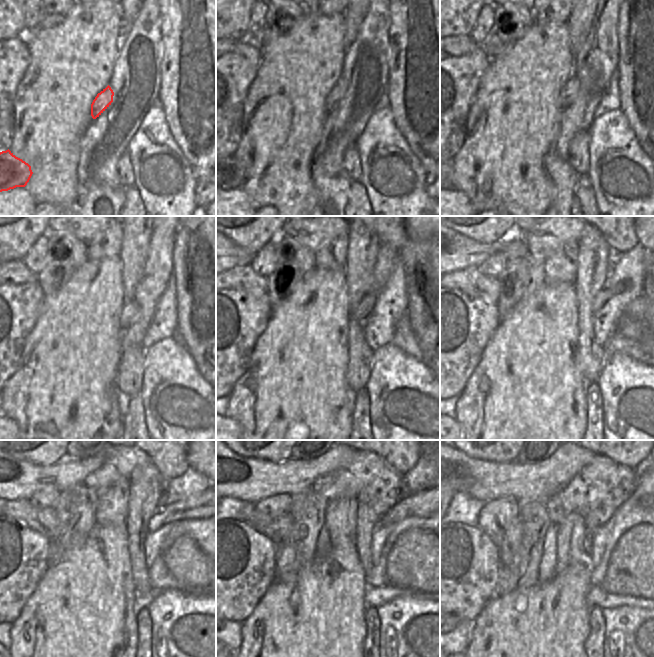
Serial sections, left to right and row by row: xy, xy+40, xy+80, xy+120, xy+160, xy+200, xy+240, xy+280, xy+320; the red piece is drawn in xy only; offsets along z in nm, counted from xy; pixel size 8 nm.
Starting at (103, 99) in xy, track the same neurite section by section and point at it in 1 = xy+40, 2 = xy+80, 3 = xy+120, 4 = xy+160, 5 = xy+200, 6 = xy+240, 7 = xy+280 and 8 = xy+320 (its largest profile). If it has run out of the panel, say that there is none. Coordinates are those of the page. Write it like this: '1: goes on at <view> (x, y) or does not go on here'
1: goes on at xy+40 (337, 93)
2: goes on at xy+80 (569, 92)
3: goes on at xy+120 (129, 311)
4: goes on at xy+160 (361, 313)
5: goes on at xy+200 (606, 293)
6: goes on at xy+240 (195, 507)
7: goes on at xy+280 (419, 504)
8: goes on at xy+320 (643, 498)

